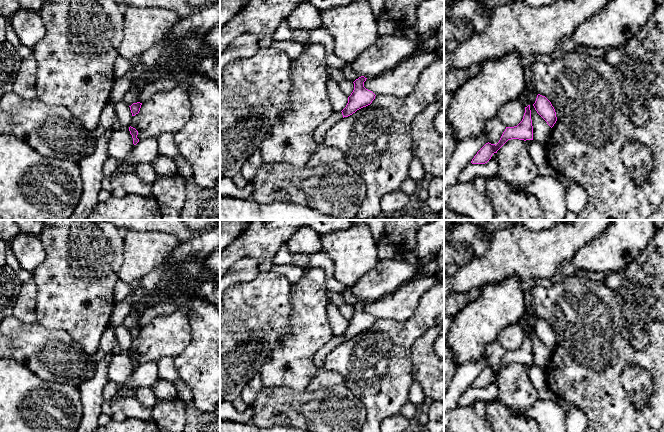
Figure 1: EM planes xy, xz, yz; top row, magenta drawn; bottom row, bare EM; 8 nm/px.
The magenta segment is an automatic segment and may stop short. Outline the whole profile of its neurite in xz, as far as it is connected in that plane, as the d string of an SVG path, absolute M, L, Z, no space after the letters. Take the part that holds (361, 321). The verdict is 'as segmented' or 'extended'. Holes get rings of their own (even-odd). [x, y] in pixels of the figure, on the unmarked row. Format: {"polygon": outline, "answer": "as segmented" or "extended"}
{"polygon": "M364 300L356 303L354 307L354 314L348 321L346 331L341 335L343 342L355 337L357 334L366 331L375 323L375 318L364 311L364 306L367 302Z", "answer": "as segmented"}

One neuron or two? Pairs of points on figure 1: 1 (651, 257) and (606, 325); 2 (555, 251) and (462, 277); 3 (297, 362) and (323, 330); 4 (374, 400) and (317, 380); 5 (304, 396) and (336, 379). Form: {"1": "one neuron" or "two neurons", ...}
{"1": "two neurons", "2": "one neuron", "3": "one neuron", "4": "two neurons", "5": "two neurons"}

